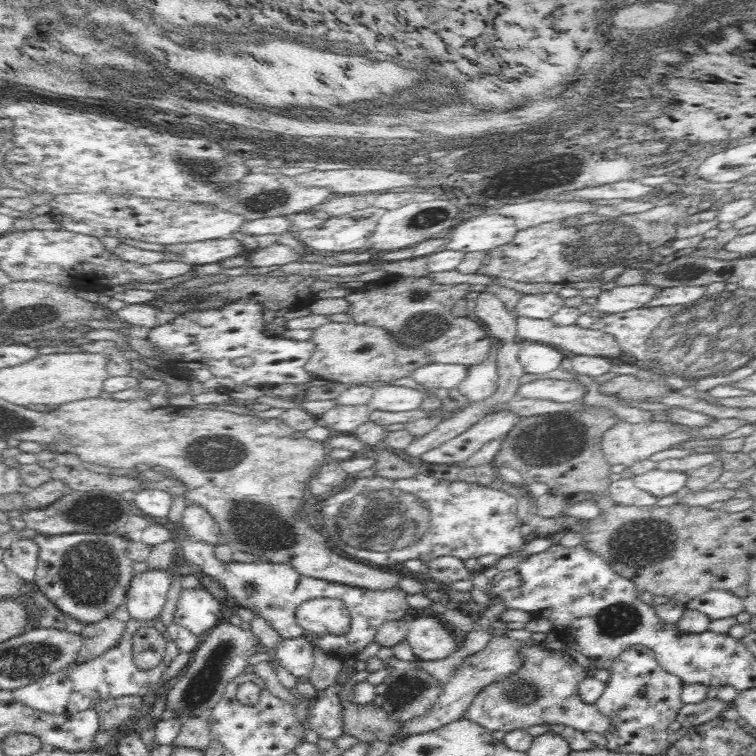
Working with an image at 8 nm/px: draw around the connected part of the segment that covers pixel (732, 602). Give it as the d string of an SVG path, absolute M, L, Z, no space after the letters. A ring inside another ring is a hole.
M707 590L685 606L702 612L710 620L718 620L738 616L743 611L743 599L725 590Z

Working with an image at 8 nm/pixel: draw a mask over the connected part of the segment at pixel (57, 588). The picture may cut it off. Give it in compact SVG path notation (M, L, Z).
M89 532L54 536L38 533L33 539L38 545L38 560L32 583L43 600L67 614L69 619L85 625L112 618L114 610L124 603L132 577L126 536Z

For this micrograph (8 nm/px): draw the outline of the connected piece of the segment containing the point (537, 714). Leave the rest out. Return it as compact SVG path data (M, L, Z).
M544 643L522 648L518 646L518 651L523 658L520 671L486 686L470 704L463 718L492 732L510 732L550 724L570 726L583 733L596 732L603 737L615 730L613 723L598 711L595 704L580 701L578 686L588 677L588 672L572 656L564 650L546 648Z

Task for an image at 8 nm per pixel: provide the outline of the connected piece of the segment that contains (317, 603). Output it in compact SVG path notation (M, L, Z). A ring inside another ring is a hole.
M313 598L296 608L296 623L314 634L343 635L351 627L351 617L341 600Z

